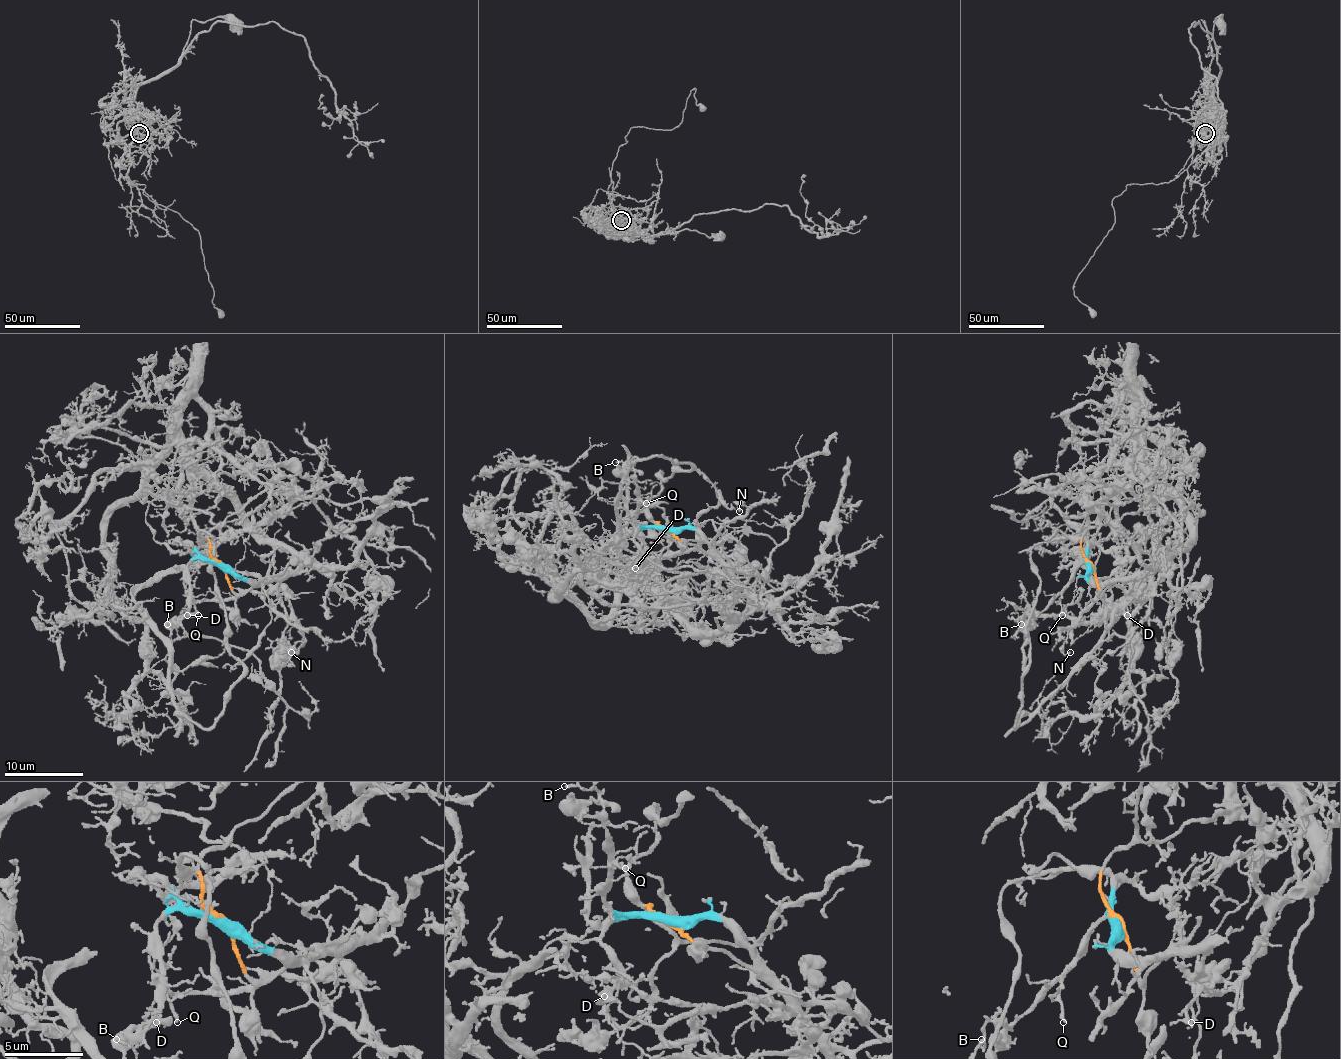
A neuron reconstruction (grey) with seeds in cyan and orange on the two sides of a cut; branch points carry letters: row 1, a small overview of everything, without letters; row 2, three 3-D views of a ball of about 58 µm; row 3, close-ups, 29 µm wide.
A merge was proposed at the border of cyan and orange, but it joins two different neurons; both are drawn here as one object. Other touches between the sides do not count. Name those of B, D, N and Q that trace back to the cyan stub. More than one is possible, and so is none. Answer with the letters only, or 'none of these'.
B, D, N, Q

